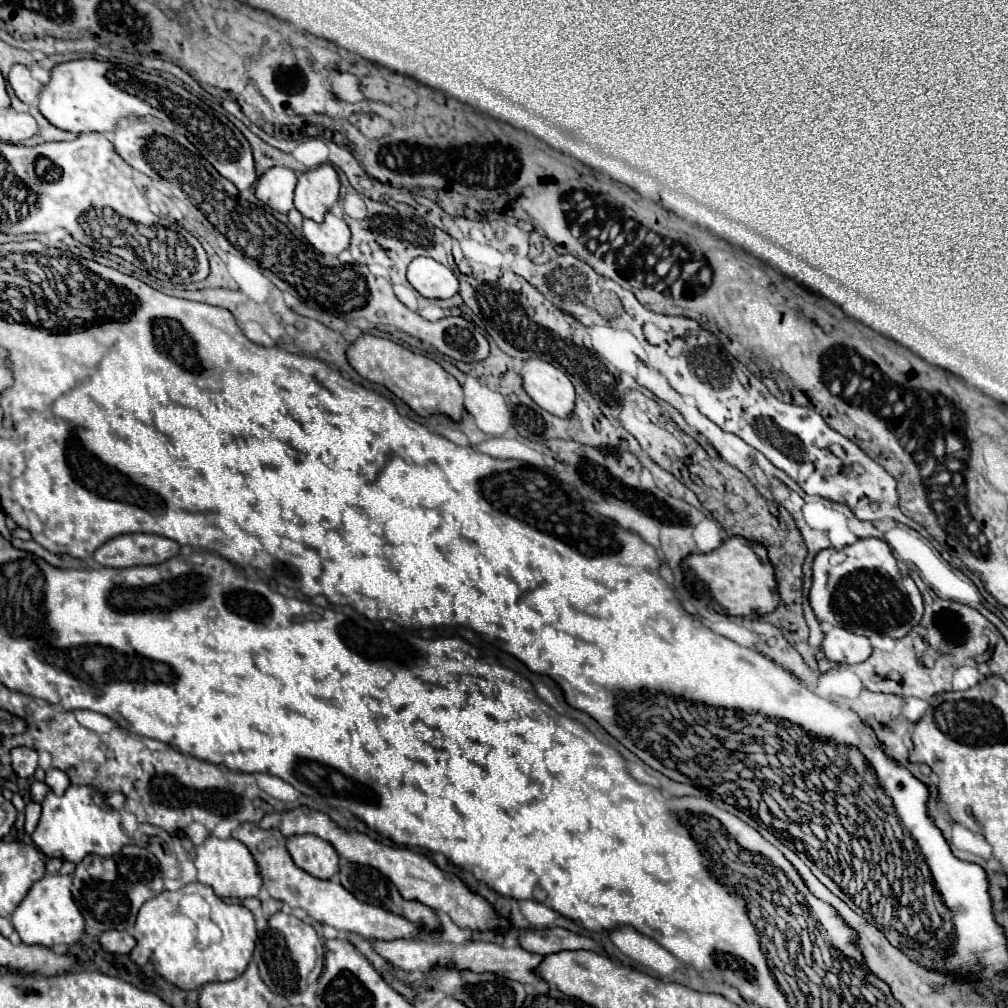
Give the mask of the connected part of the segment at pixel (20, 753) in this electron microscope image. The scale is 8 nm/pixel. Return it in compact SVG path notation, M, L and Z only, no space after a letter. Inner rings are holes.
M31 748L11 750L11 768L19 778L31 778L37 768L37 752Z

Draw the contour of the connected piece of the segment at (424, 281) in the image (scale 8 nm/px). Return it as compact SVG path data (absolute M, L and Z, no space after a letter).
M419 256L409 264L407 280L423 298L447 300L459 292L455 274L447 266L425 256Z

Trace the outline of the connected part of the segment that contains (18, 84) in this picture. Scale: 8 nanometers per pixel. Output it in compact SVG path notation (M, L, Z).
M15 64L9 72L9 84L11 88L15 90L17 98L25 104L35 104L39 94L41 94L41 82L37 82L33 76L31 76L31 70L23 64Z

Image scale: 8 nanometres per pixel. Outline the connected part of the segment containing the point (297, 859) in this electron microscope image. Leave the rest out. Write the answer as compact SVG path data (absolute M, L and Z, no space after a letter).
M313 834L291 836L287 840L287 850L293 862L315 878L329 880L339 872L339 854L335 848Z

